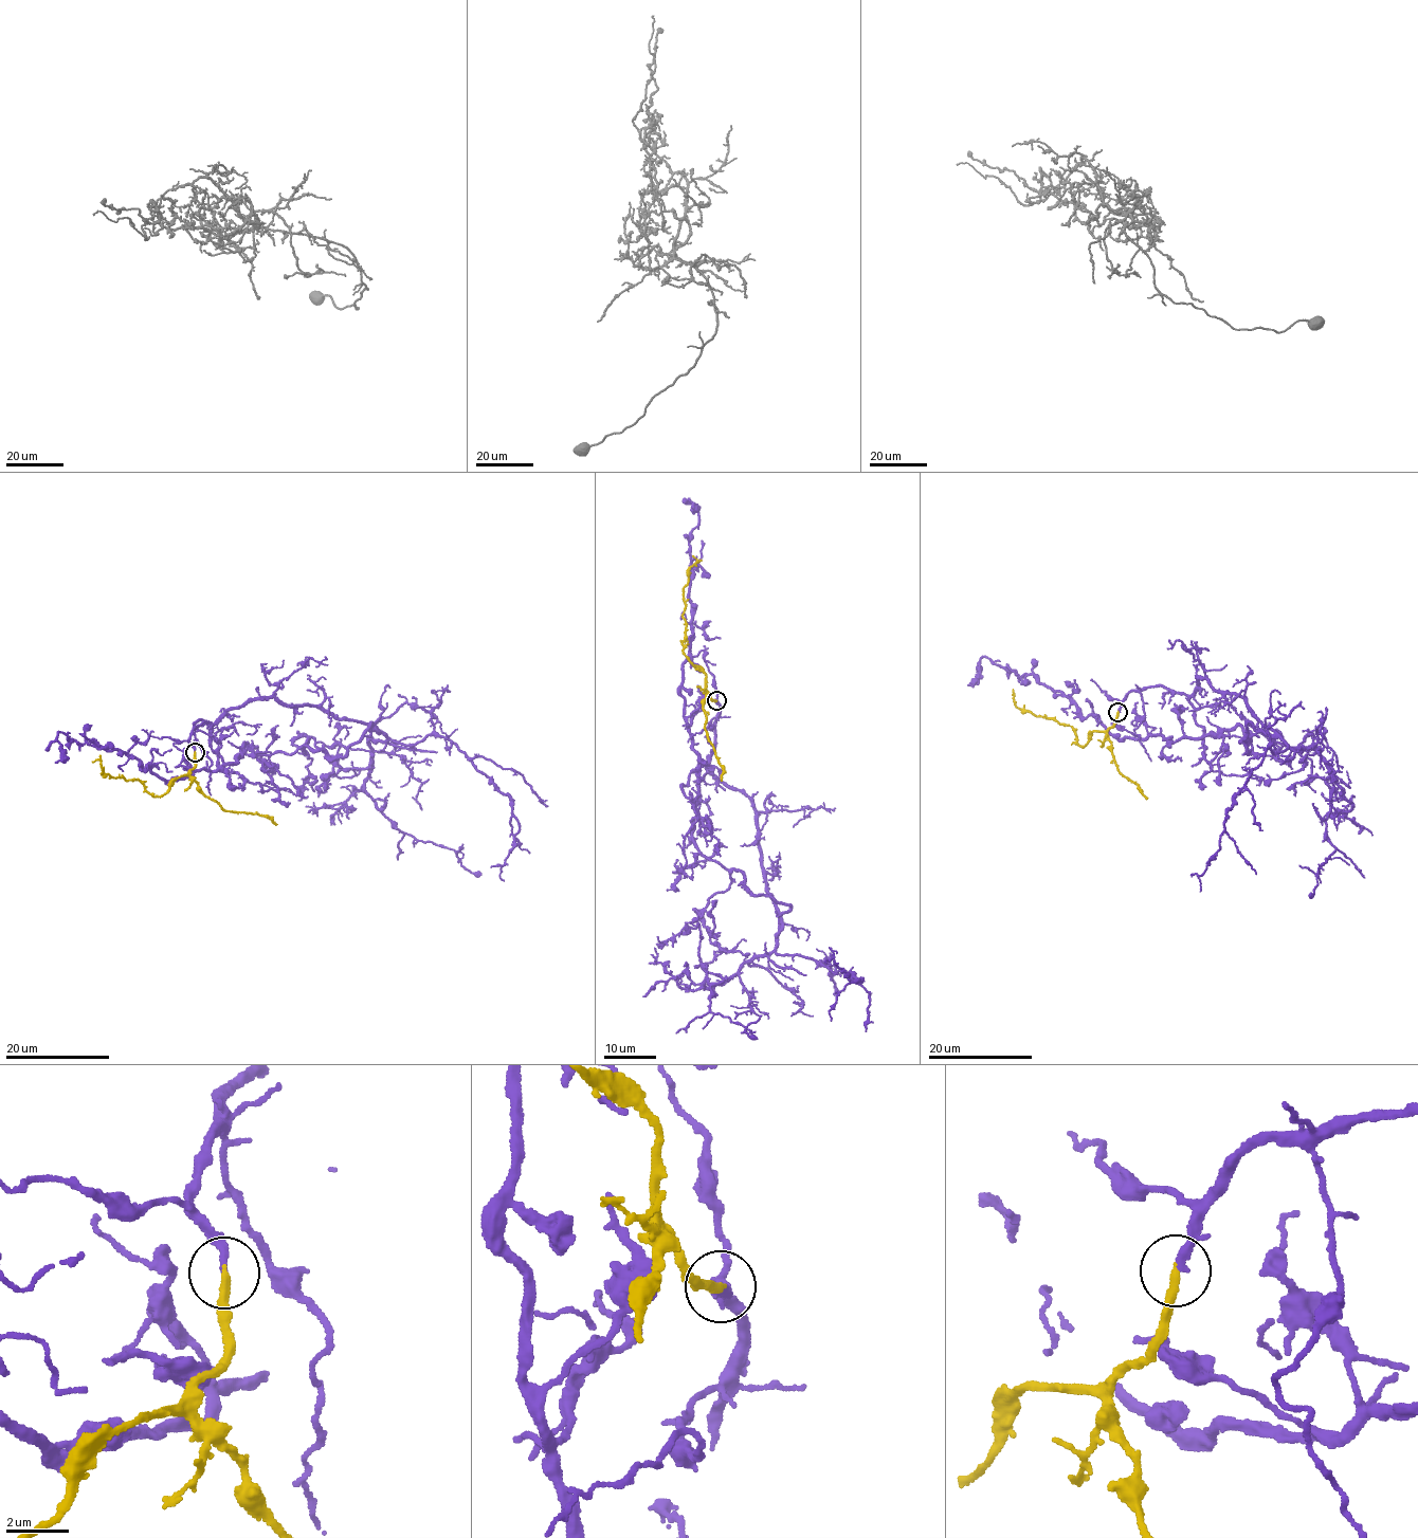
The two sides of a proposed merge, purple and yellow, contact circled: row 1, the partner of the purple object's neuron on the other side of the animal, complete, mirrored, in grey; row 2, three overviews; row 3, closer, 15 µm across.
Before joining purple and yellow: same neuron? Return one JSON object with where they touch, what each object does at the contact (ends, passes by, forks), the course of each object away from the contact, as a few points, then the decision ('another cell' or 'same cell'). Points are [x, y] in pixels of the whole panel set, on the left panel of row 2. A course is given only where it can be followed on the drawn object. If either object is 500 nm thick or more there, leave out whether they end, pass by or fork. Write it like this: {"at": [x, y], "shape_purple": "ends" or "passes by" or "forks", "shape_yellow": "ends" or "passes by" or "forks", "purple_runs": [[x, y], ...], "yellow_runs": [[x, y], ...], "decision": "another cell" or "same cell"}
{"at": [195, 752], "shape_purple": "ends", "shape_yellow": "ends", "purple_runs": [[195, 751], [196, 721], [257, 698], [373, 726], [342, 756], [242, 744], [166, 783], [60, 732], [55, 763]], "yellow_runs": [[195, 752], [193, 767], [163, 794], [153, 797], [139, 781], [102, 775], [101, 762], [92, 763]], "decision": "same cell"}

